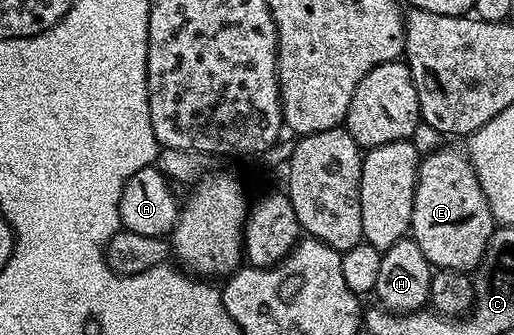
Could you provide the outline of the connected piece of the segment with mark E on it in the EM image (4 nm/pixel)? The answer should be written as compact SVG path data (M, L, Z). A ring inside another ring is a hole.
M442 145L420 160L409 229L412 239L417 242L419 249L423 249L423 257L427 257L434 268L469 273L481 264L489 238L495 230L495 220L479 185L479 177L475 177L468 154L462 148L460 151L457 147Z

